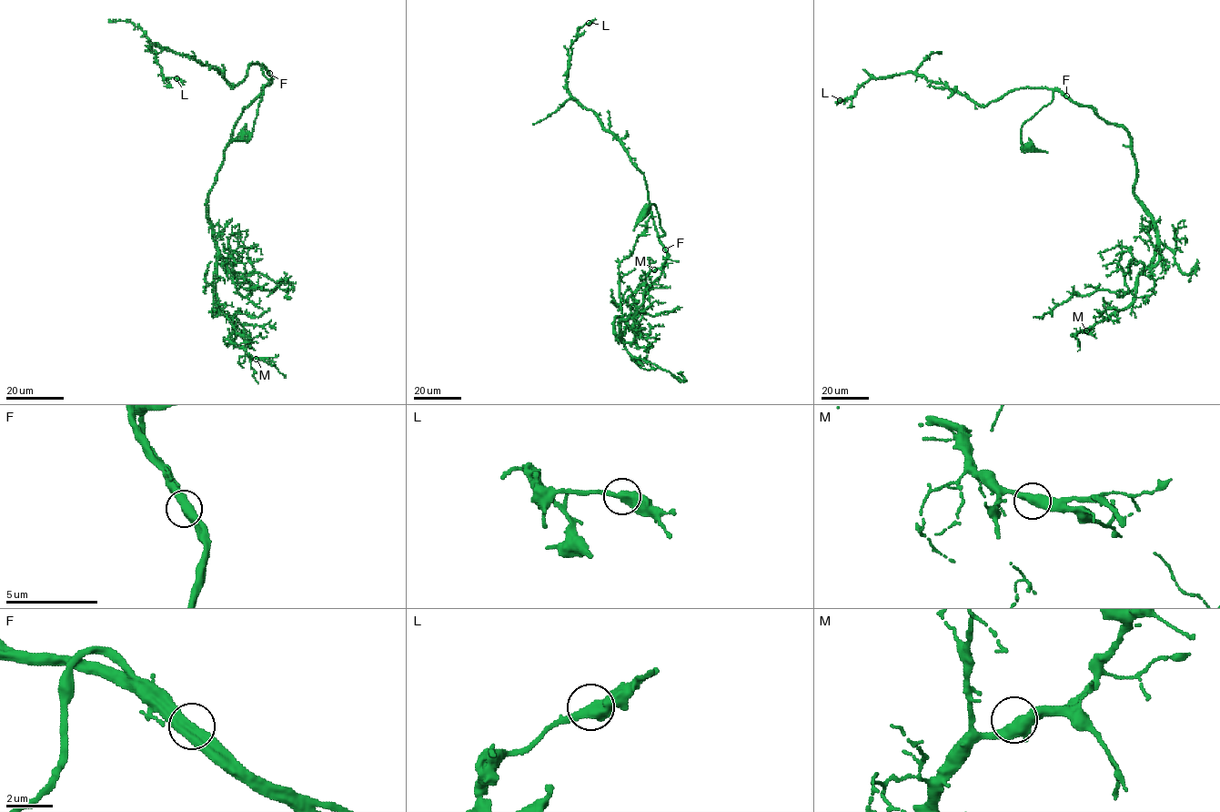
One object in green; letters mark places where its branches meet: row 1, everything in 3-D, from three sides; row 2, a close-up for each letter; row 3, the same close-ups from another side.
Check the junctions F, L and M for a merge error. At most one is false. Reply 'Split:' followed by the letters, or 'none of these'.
Split: none of these

